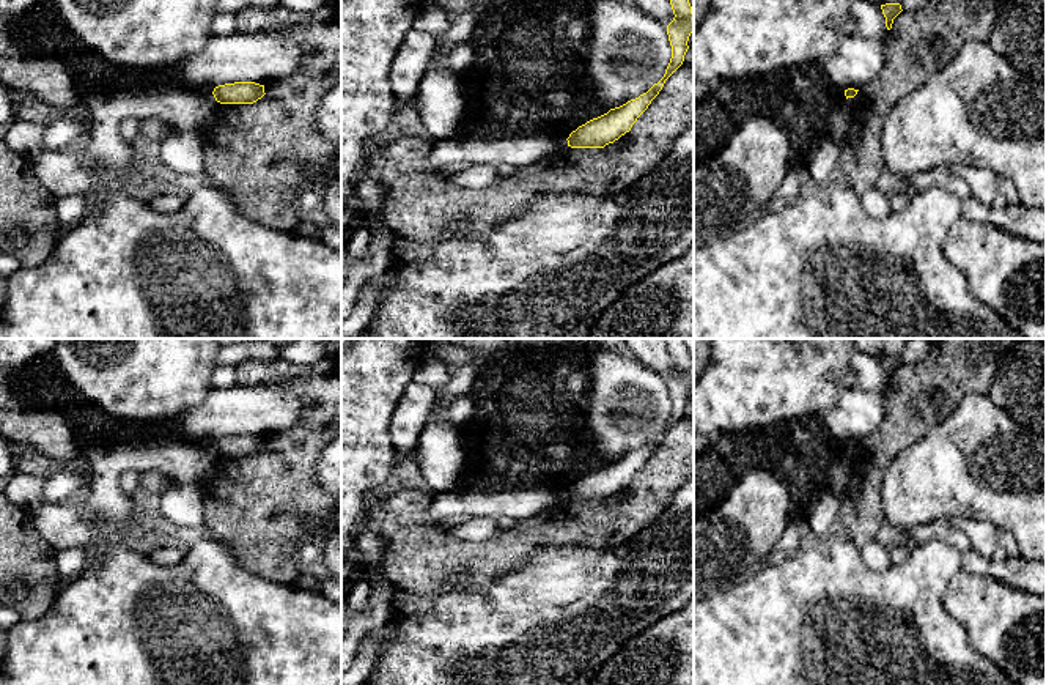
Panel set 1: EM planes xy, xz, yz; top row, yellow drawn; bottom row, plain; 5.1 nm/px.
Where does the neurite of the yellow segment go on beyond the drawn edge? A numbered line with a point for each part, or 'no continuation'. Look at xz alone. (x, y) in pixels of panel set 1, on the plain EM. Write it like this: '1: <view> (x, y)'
no continuation

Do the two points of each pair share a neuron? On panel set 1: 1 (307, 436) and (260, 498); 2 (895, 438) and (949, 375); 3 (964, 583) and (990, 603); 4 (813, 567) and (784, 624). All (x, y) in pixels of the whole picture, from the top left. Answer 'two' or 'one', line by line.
1: one
2: one
3: one
4: one

